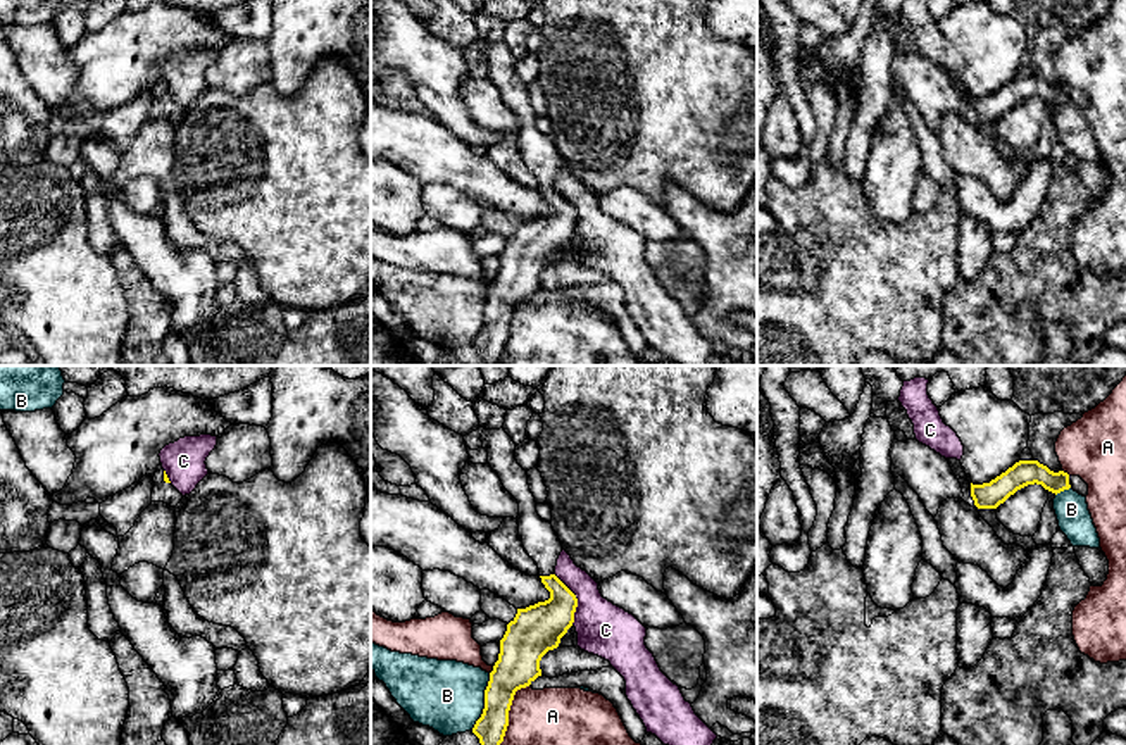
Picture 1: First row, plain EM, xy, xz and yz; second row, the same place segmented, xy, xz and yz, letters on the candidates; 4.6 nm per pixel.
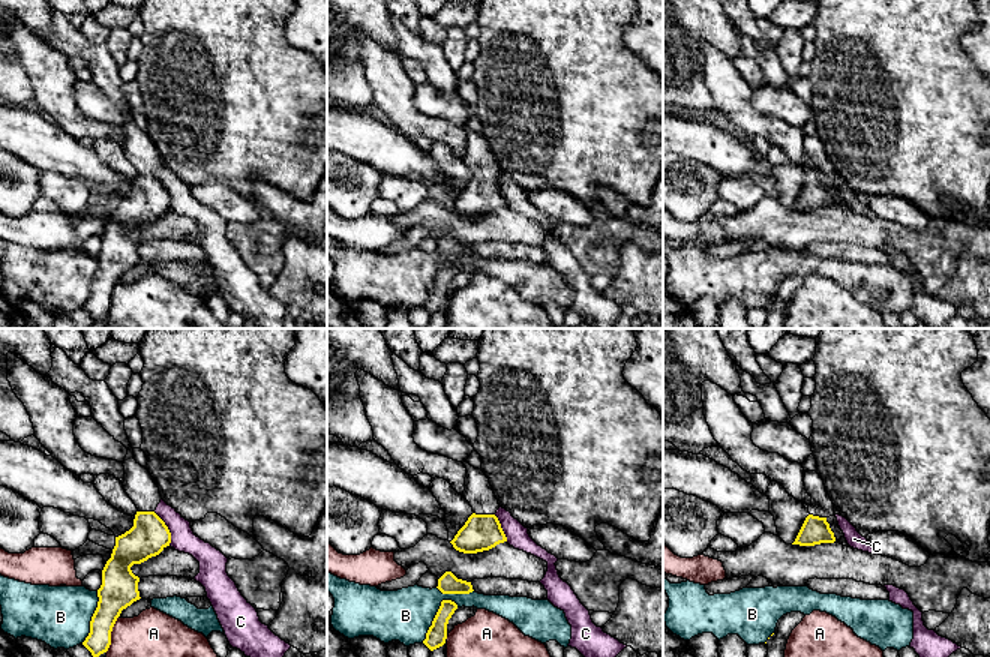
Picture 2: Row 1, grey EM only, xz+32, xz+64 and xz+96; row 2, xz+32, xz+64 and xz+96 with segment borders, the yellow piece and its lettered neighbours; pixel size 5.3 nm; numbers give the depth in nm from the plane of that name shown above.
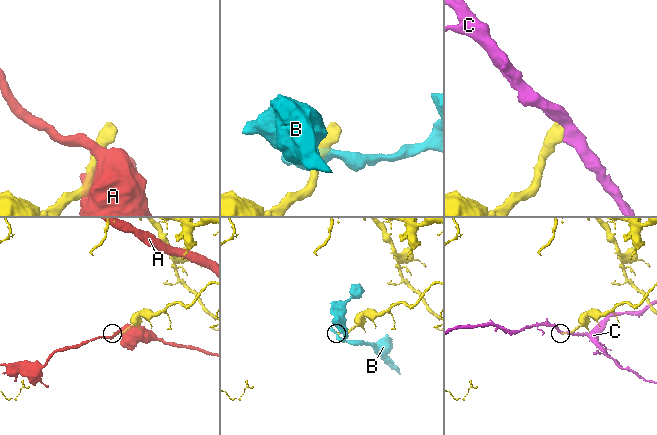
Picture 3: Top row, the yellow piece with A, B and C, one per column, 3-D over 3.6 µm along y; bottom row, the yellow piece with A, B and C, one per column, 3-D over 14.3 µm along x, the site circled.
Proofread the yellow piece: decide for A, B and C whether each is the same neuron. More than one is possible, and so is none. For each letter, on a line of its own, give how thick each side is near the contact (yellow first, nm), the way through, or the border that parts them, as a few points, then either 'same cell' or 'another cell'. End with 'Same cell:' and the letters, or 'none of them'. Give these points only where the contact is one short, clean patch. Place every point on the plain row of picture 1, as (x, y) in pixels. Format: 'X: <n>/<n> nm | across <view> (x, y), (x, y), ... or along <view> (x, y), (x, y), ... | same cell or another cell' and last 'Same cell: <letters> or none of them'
A: 200/460 nm | another cell
B: 200/340 nm | another cell
C: 220/260 nm | along xz (554, 187), (576, 212), (573, 238) | another cell
Same cell: none of them

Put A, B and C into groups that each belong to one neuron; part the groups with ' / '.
A / B / C

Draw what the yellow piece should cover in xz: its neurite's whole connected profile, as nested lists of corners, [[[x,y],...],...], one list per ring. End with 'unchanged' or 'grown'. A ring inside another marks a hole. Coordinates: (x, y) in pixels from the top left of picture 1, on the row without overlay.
[[[483,43],[483,62],[488,78],[498,88],[504,102],[519,117],[519,152],[524,164],[540,183],[540,191],[550,212],[526,222],[517,222],[500,254],[498,274],[485,304],[485,322],[472,347],[479,352],[479,366],[497,366],[509,340],[509,324],[517,304],[541,290],[540,274],[559,260],[560,252],[574,236],[576,209],[554,188],[562,157],[552,138],[536,126],[536,116],[528,98],[526,85],[514,71],[516,57],[500,43]]]; grown

